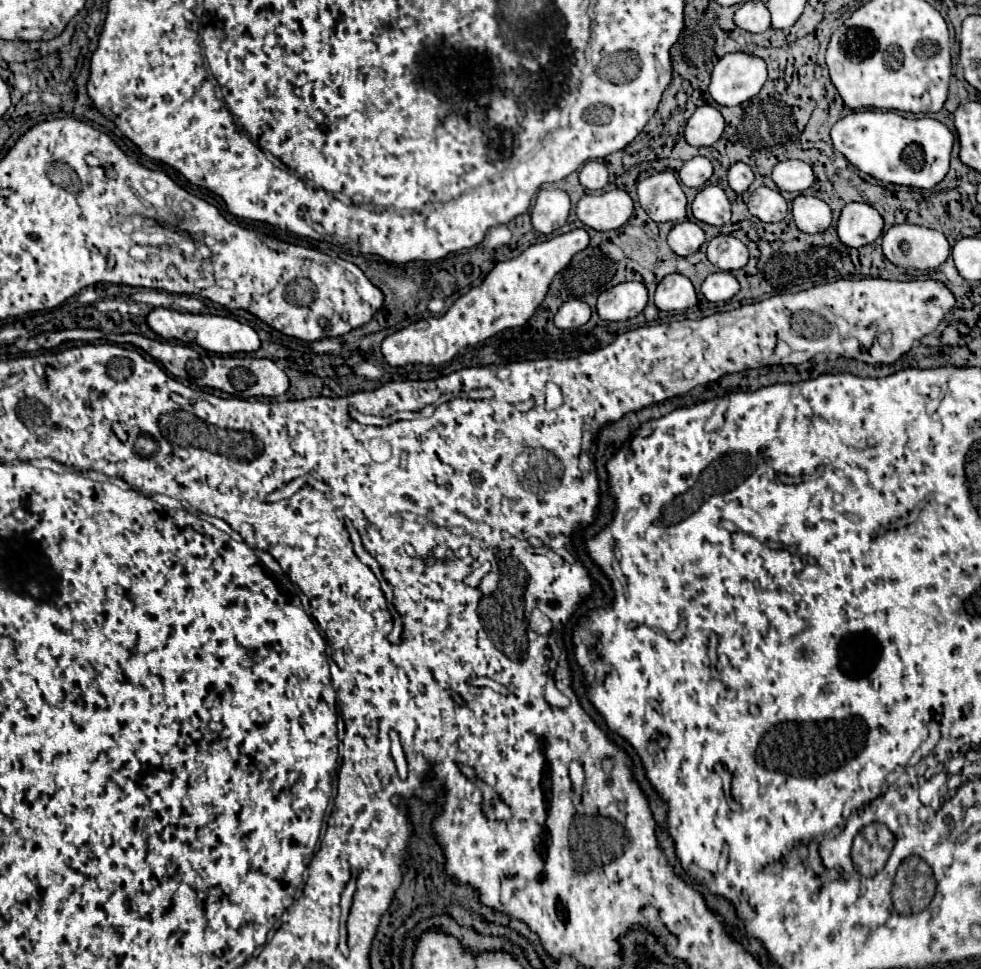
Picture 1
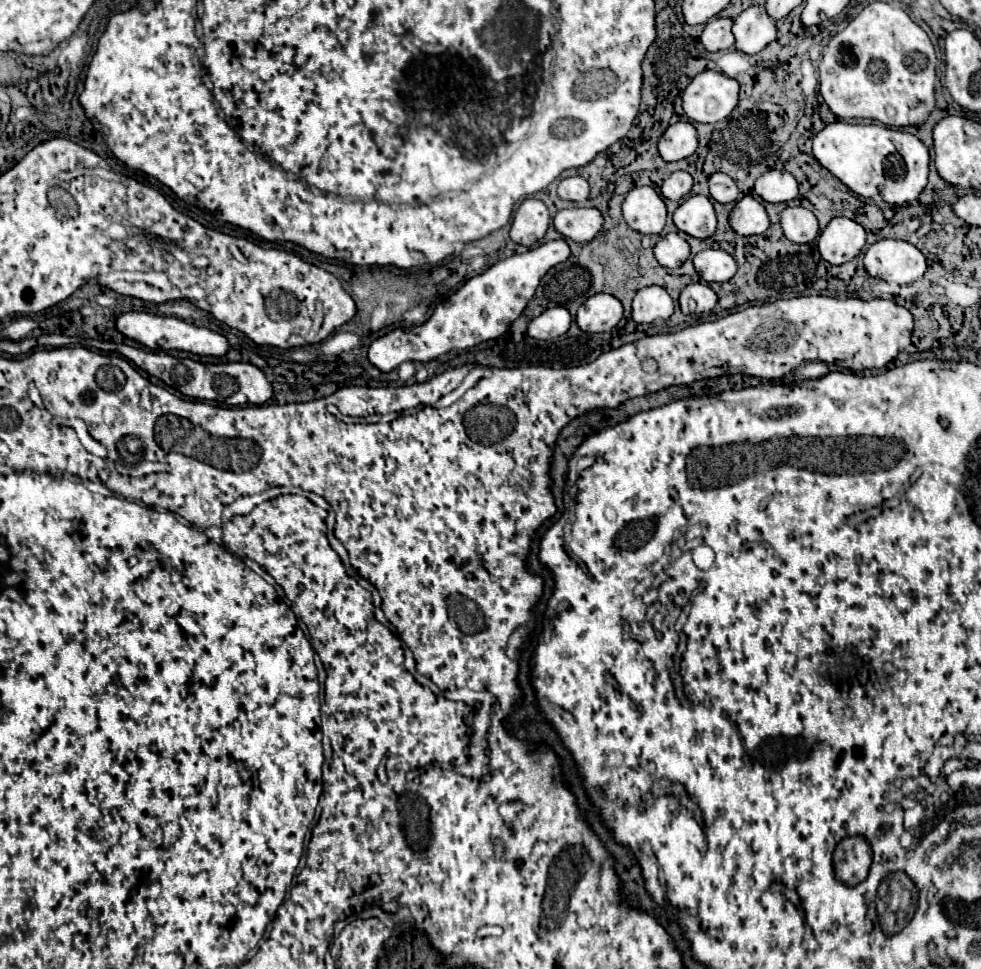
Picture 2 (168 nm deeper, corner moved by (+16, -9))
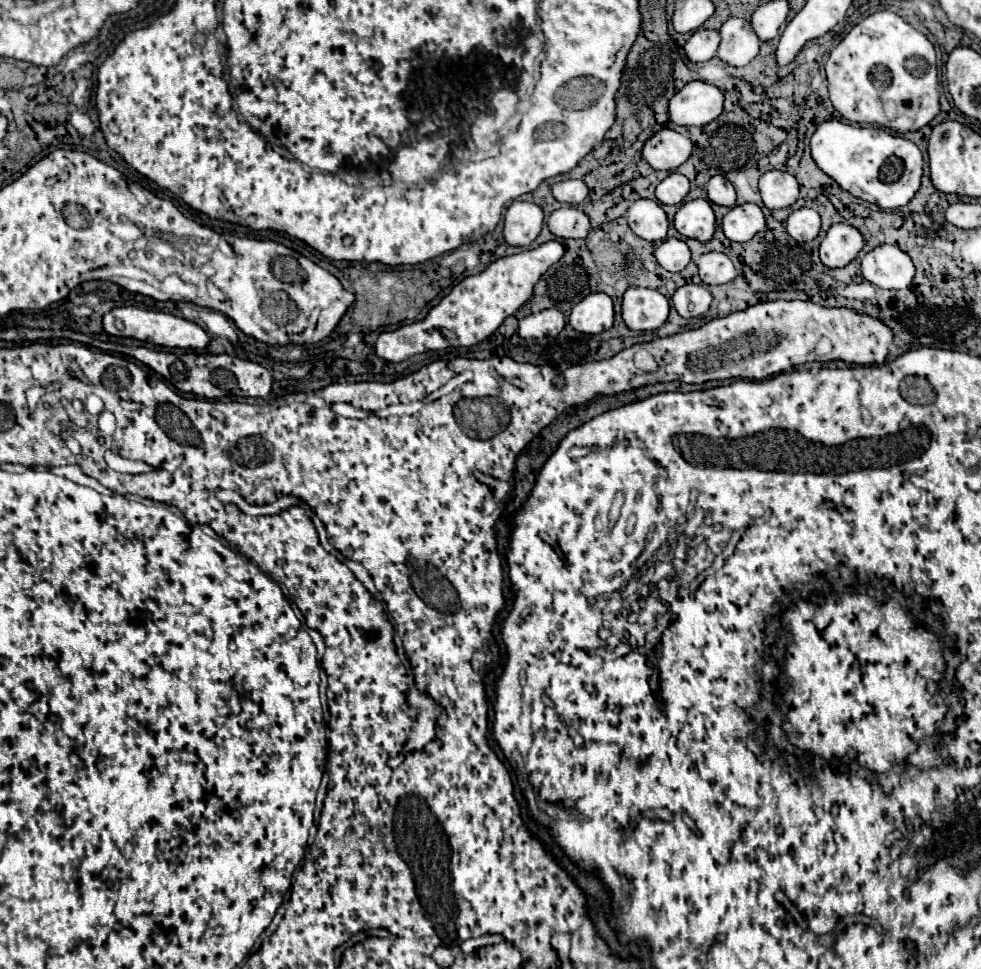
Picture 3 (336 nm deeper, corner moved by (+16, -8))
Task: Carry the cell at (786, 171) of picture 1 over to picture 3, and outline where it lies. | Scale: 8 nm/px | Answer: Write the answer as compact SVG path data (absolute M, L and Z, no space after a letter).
M770 170L760 178L760 196L766 208L788 208L798 200L798 182L792 174Z

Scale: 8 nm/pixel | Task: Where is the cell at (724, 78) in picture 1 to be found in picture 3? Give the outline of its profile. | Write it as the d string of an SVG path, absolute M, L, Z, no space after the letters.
M688 82L668 104L668 116L678 126L706 126L724 110L724 94L708 82Z

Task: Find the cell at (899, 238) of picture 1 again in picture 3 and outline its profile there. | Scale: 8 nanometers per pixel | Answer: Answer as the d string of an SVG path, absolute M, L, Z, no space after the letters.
M882 244L862 258L862 276L882 290L904 290L914 278L914 264L900 248Z

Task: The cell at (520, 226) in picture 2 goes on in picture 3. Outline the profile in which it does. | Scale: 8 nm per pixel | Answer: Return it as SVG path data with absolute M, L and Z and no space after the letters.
M516 200L504 214L504 240L510 246L528 246L542 230L544 214L534 202Z

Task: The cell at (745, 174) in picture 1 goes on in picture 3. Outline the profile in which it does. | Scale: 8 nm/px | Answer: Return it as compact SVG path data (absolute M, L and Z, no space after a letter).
M712 176L710 182L706 184L706 192L708 192L708 200L718 204L718 206L728 206L732 208L736 204L736 190L730 184L730 180L726 180L724 176Z

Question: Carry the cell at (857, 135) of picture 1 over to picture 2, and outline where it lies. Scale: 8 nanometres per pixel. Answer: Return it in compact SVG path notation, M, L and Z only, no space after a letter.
M830 123L814 137L814 157L856 195L868 199L880 195L890 205L914 201L928 181L928 147L916 135L884 125Z

